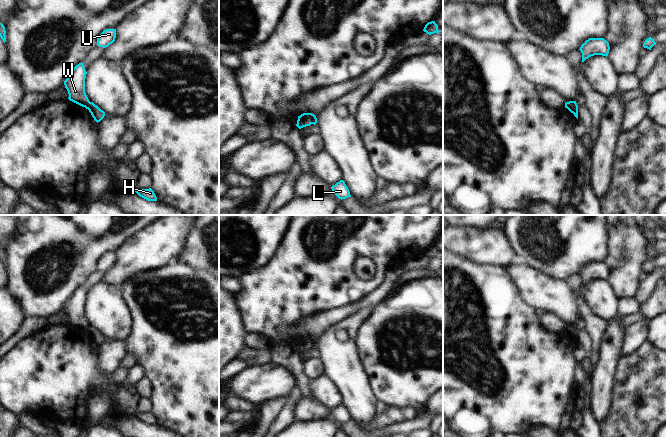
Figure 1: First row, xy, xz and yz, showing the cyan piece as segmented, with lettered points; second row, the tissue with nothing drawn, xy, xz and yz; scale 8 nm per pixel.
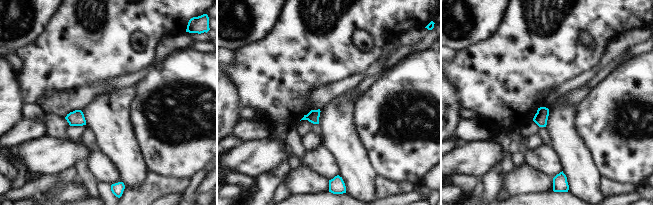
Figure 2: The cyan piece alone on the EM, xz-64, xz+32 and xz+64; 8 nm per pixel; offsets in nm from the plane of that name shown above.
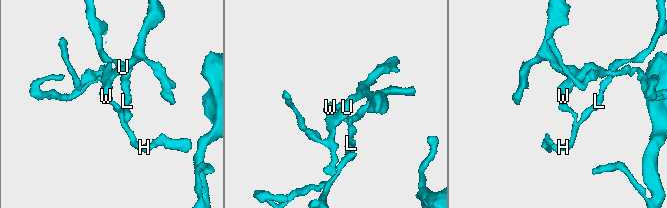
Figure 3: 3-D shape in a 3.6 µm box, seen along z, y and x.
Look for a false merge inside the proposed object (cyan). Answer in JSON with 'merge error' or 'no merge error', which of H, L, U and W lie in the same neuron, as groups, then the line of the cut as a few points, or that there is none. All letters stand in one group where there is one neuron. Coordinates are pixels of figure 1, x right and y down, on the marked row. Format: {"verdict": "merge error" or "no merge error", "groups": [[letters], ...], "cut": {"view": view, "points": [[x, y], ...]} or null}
{"verdict": "merge error", "groups": [["H", "L"], ["U", "W"]], "cut": {"view": "xy", "points": [[89, 101], [84, 106]]}}

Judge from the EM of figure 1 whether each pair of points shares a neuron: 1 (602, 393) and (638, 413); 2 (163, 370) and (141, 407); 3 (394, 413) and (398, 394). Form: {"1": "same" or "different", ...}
{"1": "different", "2": "different", "3": "different"}

